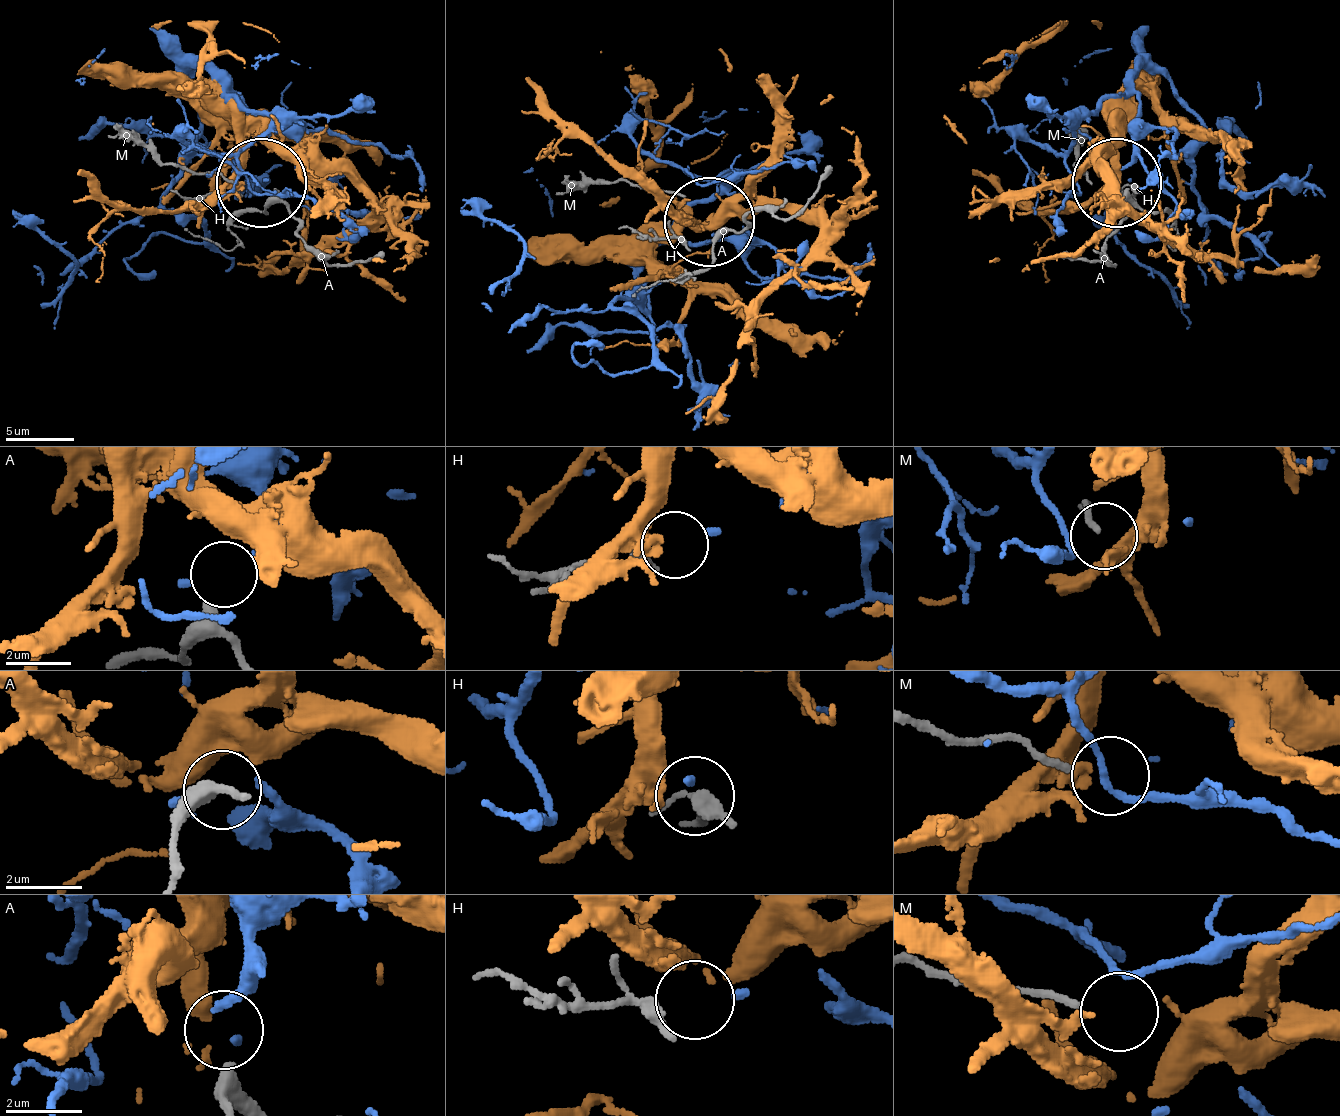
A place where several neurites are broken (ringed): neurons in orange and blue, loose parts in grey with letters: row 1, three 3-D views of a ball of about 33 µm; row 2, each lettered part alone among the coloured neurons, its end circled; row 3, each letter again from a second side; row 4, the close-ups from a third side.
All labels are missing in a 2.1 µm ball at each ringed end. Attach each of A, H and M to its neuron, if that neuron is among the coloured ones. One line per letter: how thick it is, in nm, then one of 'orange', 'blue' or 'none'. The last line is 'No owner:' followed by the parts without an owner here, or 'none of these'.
A: 340 nm | none
H: 440 nm | blue
M: 170 nm | none
No owner: A, M

